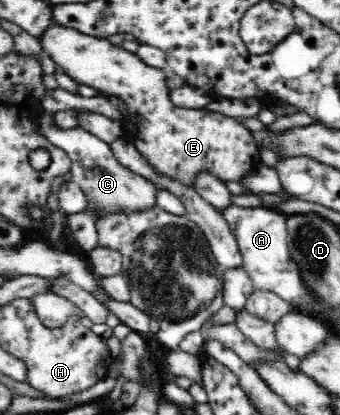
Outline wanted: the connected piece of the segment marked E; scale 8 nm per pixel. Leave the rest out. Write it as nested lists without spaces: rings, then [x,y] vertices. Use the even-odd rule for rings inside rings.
[[[58,24],[42,31],[41,35],[39,42],[42,45],[43,54],[54,60],[70,78],[80,84],[91,86],[102,94],[117,96],[127,104],[128,113],[123,120],[123,126],[129,125],[133,129],[137,138],[133,145],[151,164],[156,174],[176,180],[180,185],[194,188],[196,176],[200,172],[214,174],[224,184],[240,183],[252,172],[252,168],[258,165],[255,156],[259,152],[259,146],[252,132],[248,131],[237,119],[219,112],[195,112],[192,109],[178,108],[170,100],[170,89],[166,85],[167,78],[164,71],[144,64],[137,54],[130,54],[121,46],[112,45],[107,39],[87,36],[86,33],[76,32],[74,28],[66,28]]]

